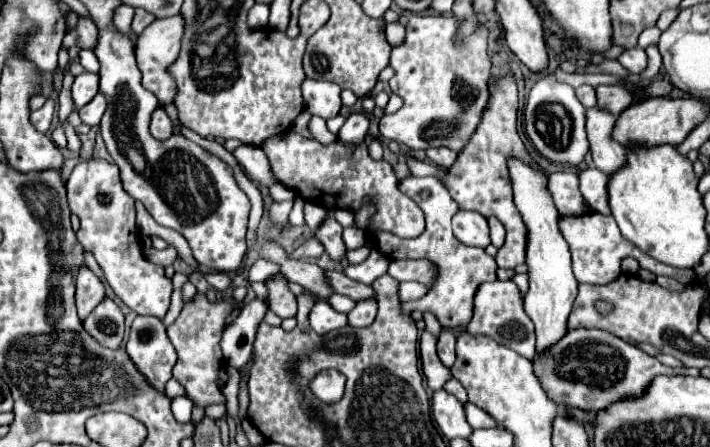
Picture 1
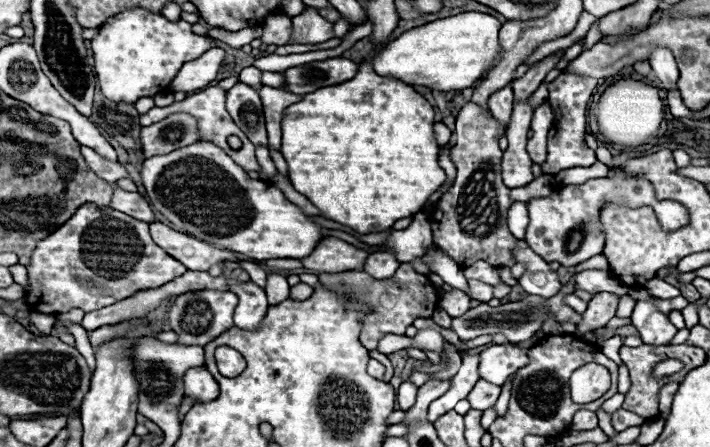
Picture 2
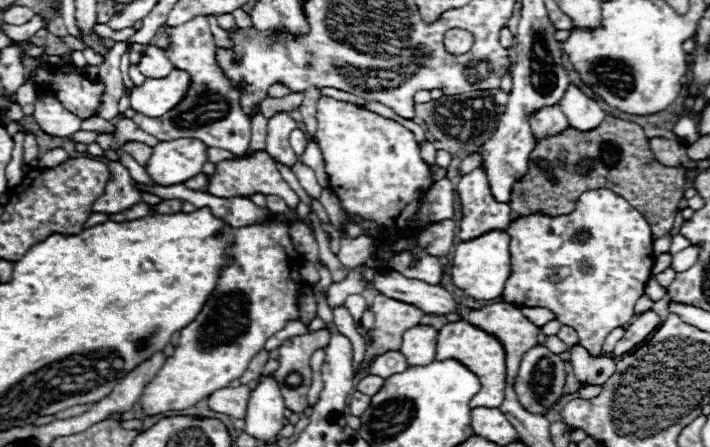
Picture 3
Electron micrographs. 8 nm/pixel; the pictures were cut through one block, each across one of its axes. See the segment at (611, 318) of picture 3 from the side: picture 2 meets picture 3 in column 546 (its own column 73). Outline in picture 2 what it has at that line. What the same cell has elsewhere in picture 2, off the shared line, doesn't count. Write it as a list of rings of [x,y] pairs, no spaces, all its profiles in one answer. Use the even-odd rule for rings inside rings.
[[[96,204],[80,206],[80,210],[76,210],[76,214],[68,222],[64,222],[48,238],[40,240],[36,244],[36,250],[32,252],[30,264],[26,266],[28,288],[24,296],[30,310],[42,314],[58,314],[58,312],[70,312],[72,308],[80,308],[84,312],[92,312],[116,304],[118,300],[130,298],[138,290],[158,288],[182,276],[186,272],[186,266],[176,262],[172,256],[164,254],[164,250],[160,250],[160,246],[152,242],[148,226],[150,226],[148,222],[140,222],[124,212],[110,210],[110,206],[96,206]]]

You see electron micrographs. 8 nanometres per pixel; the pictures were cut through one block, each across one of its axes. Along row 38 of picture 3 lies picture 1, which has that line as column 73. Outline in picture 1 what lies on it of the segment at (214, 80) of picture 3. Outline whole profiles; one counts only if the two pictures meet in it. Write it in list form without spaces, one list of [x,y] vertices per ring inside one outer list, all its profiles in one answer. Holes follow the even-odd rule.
[[[106,160],[80,162],[68,178],[68,204],[72,214],[80,218],[78,242],[94,254],[114,294],[140,316],[164,318],[170,306],[172,280],[166,278],[162,266],[150,264],[142,254],[134,198],[124,194],[118,166]]]

